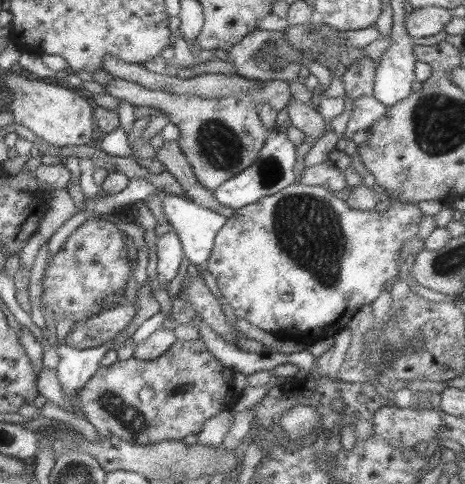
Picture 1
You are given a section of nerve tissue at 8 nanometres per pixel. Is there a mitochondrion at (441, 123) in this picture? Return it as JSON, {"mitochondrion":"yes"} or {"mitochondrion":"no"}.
{"mitochondrion":"yes"}

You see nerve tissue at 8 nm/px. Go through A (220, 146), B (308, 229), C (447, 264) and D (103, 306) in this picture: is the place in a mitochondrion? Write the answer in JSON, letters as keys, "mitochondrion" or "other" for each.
{"A":"mitochondrion","B":"mitochondrion","C":"mitochondrion","D":"other"}

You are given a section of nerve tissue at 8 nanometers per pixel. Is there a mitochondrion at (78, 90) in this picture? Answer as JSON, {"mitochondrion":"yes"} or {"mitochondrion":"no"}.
{"mitochondrion":"no"}

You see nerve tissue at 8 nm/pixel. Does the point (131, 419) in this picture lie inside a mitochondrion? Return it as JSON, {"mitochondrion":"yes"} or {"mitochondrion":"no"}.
{"mitochondrion":"yes"}

